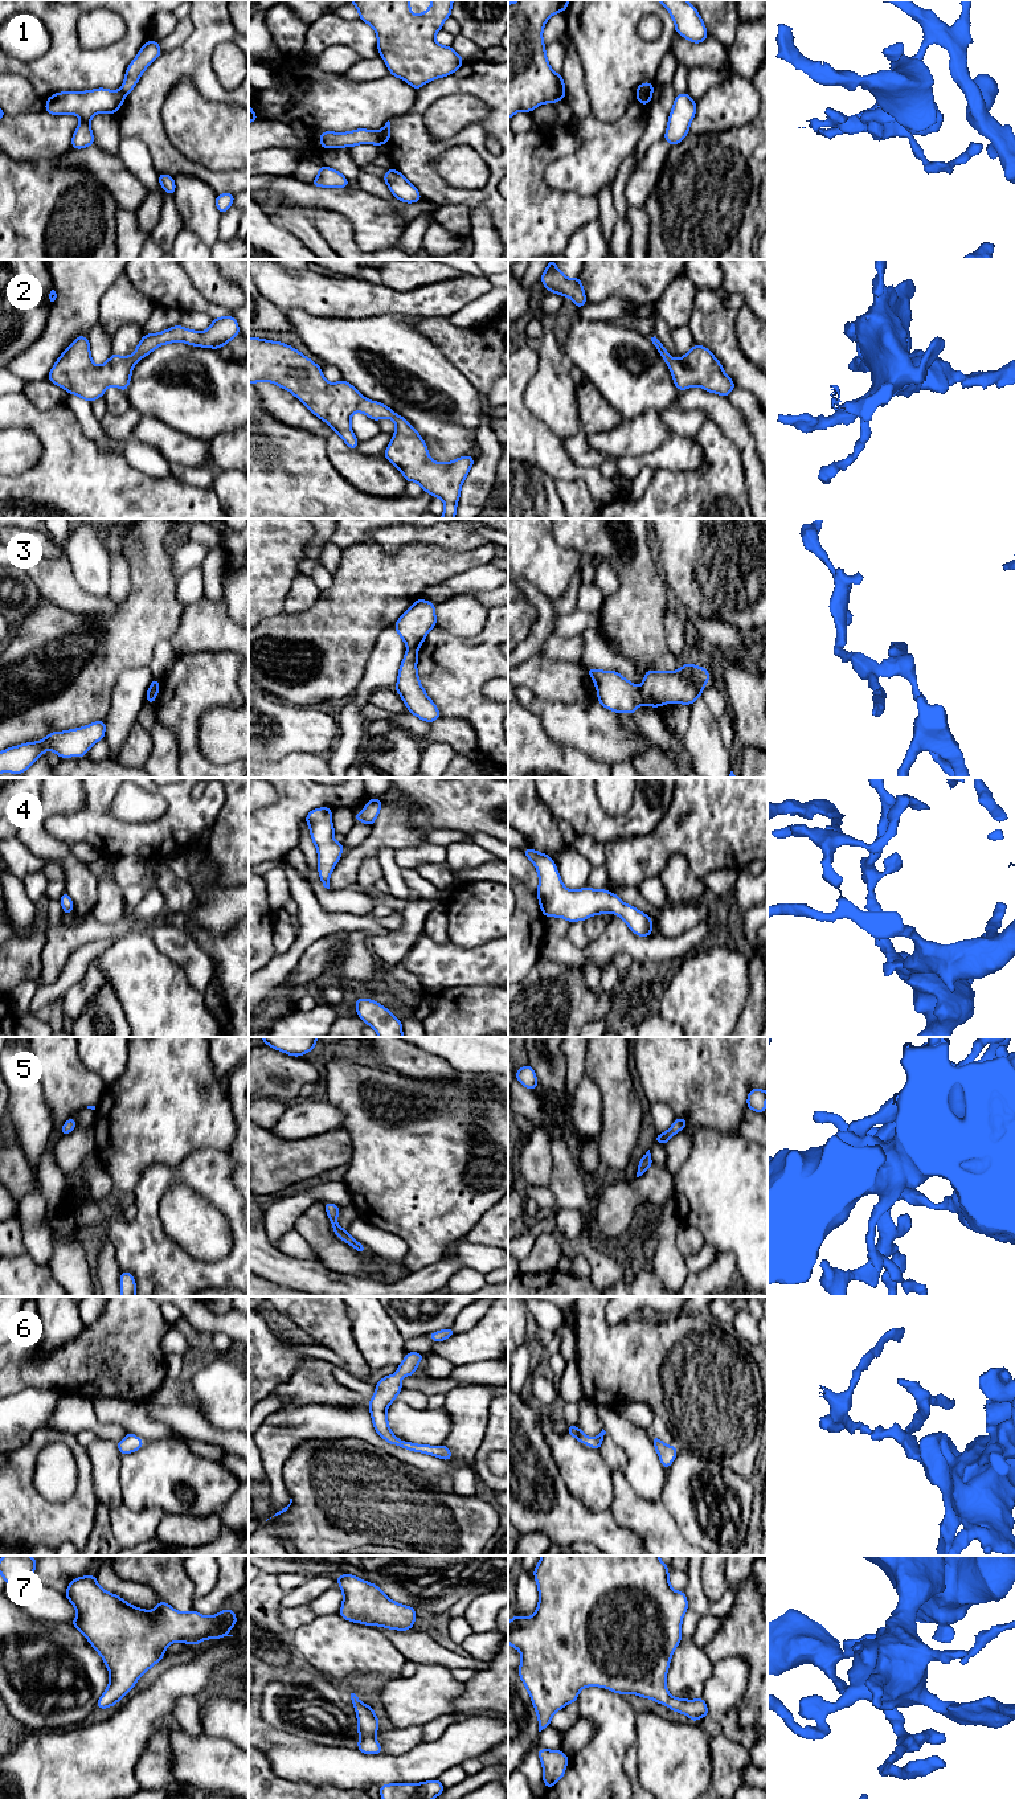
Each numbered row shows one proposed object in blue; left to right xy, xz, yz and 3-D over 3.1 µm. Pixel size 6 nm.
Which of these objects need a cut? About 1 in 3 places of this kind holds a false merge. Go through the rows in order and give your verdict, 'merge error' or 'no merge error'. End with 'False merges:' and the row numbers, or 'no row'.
1: merge error
2: no merge error
3: merge error
4: no merge error
5: no merge error
6: no merge error
7: no merge error
False merges: 1, 3

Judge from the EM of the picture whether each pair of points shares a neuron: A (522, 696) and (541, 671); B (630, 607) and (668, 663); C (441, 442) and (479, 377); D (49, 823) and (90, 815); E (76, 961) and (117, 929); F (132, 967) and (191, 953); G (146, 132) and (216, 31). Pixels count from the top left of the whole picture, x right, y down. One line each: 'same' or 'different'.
A: different
B: same
C: different
D: same
E: different
F: different
G: same

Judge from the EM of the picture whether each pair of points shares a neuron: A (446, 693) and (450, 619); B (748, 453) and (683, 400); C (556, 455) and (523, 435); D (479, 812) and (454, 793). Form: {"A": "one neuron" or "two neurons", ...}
{"A": "two neurons", "B": "one neuron", "C": "one neuron", "D": "one neuron"}

